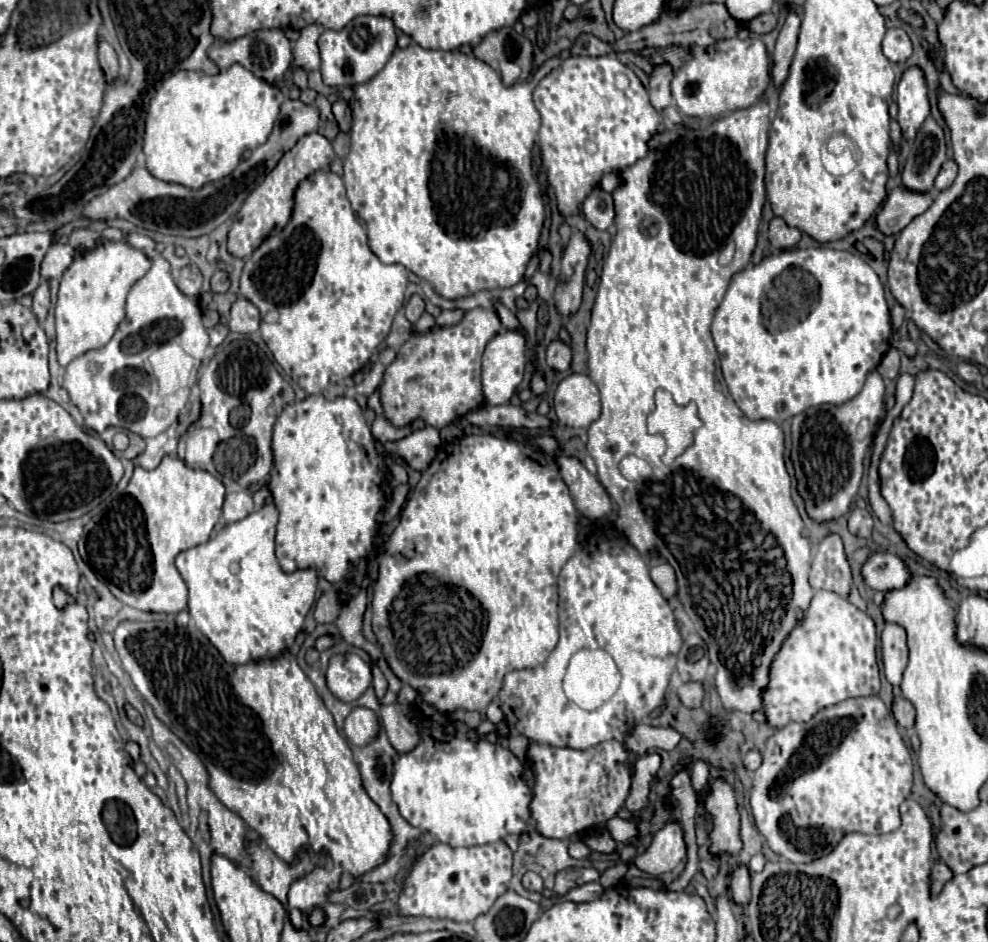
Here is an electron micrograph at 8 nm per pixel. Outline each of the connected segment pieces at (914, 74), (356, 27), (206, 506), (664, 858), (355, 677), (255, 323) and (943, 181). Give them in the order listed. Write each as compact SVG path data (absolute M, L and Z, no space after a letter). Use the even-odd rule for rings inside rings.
M908 67L896 87L898 105L898 123L904 131L906 139L914 139L916 131L930 115L928 87L924 79L924 71L920 67Z
M364 15L352 19L340 31L324 31L318 39L318 49L322 57L322 81L328 87L354 87L372 79L392 57L396 49L396 29L386 17Z
M166 455L152 471L134 469L124 493L106 507L92 531L84 531L80 555L98 581L104 585L108 581L108 589L124 605L140 611L178 613L186 609L188 591L174 559L180 551L208 541L220 519L222 503L221 478L192 469L174 455Z
M670 821L654 835L650 847L642 855L638 855L634 863L644 873L662 875L676 869L684 861L684 857L686 845L682 839L682 827L676 821Z
M354 653L334 655L326 671L330 691L344 703L356 701L372 685L372 669Z
M238 297L236 303L232 305L228 327L234 333L254 333L254 331L258 331L258 327L260 327L258 309L248 299Z
M954 159L944 161L944 165L942 165L942 169L940 169L940 173L938 173L936 181L934 181L934 189L936 189L936 191L942 191L944 187L950 187L950 185L954 183L956 175L958 175L958 165L956 165L956 161L954 161Z

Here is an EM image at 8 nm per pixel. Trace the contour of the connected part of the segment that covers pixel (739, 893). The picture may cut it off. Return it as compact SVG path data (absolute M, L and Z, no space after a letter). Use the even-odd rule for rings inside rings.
M736 865L730 873L730 891L734 905L744 907L750 901L750 871L746 865Z

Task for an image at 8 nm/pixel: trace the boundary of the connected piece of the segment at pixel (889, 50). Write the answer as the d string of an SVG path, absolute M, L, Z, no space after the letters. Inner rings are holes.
M888 29L882 41L882 51L892 63L904 63L912 55L912 43L904 29Z

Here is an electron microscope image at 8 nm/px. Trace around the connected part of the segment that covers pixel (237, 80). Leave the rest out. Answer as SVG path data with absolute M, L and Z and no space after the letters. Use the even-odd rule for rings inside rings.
M232 65L218 75L178 71L168 77L150 101L146 115L146 167L158 179L202 187L230 175L246 149L262 145L276 121L284 95L248 69Z

